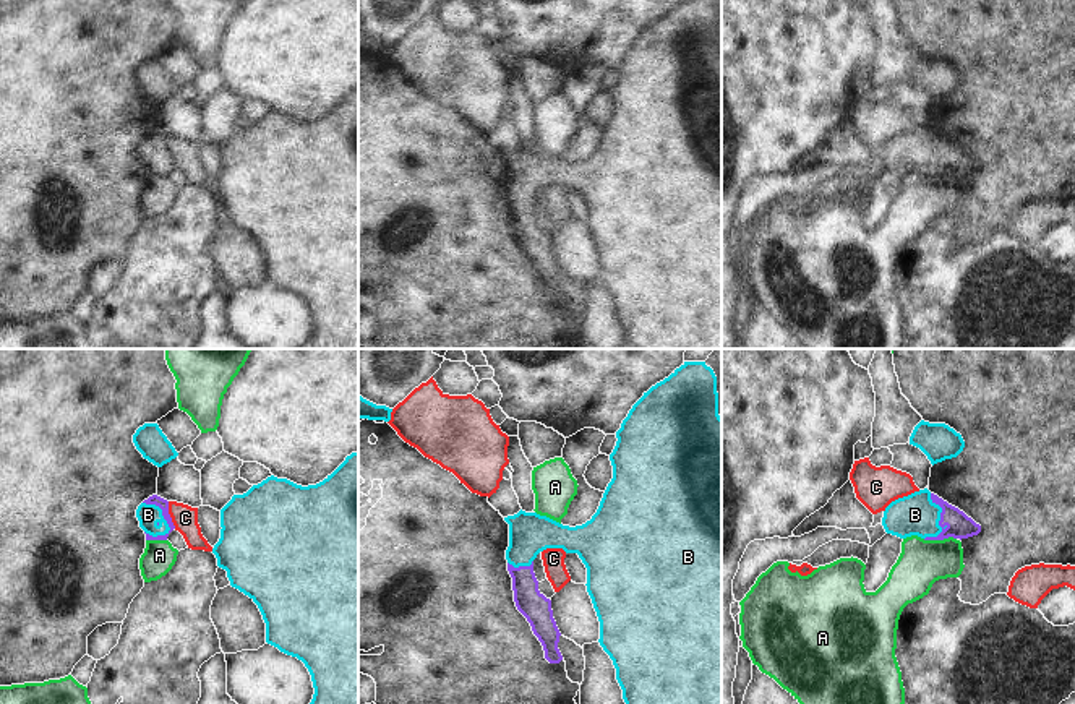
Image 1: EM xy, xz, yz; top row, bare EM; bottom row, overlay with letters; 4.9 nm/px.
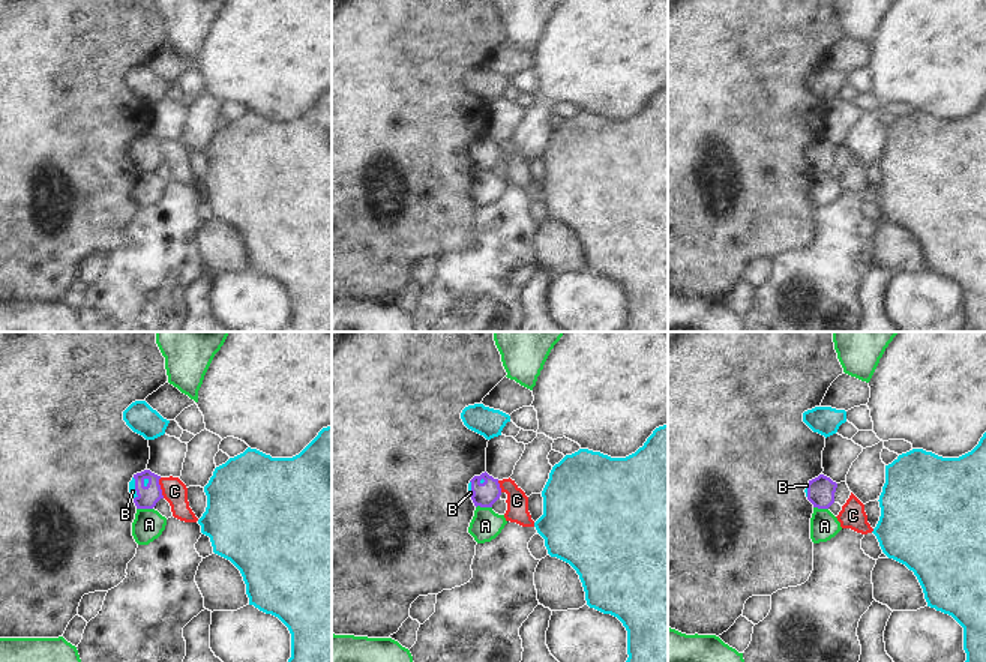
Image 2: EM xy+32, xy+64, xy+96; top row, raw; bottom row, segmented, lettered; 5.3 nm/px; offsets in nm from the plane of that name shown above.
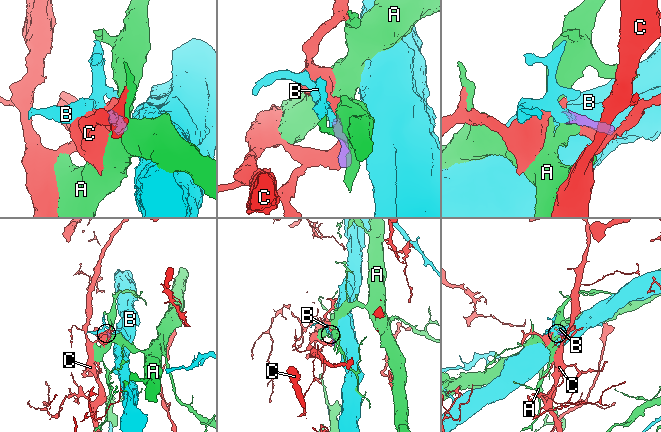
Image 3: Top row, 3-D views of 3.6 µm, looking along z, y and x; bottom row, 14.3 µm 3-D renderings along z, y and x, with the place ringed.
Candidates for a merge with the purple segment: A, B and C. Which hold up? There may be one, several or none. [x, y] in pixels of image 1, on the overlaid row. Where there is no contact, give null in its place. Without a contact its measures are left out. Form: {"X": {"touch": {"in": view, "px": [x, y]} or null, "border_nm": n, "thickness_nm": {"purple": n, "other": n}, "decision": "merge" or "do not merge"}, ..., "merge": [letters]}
{"A": {"touch": {"in": "yz", "px": [939, 539]}, "border_nm": 170, "thickness_nm": {"purple": 130, "other": 220}, "decision": "do not merge"}, "B": {"touch": {"in": "xy", "px": [162, 513]}, "border_nm": 200, "thickness_nm": {"purple": 50, "other": 110}, "decision": "merge"}, "C": {"touch": {"in": "xy", "px": [169, 515]}, "border_nm": 140, "thickness_nm": {"purple": 50, "other": 130}, "decision": "do not merge"}, "merge": ["B"]}

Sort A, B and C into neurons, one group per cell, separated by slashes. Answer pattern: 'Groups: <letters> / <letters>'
Groups: A / B / C.

